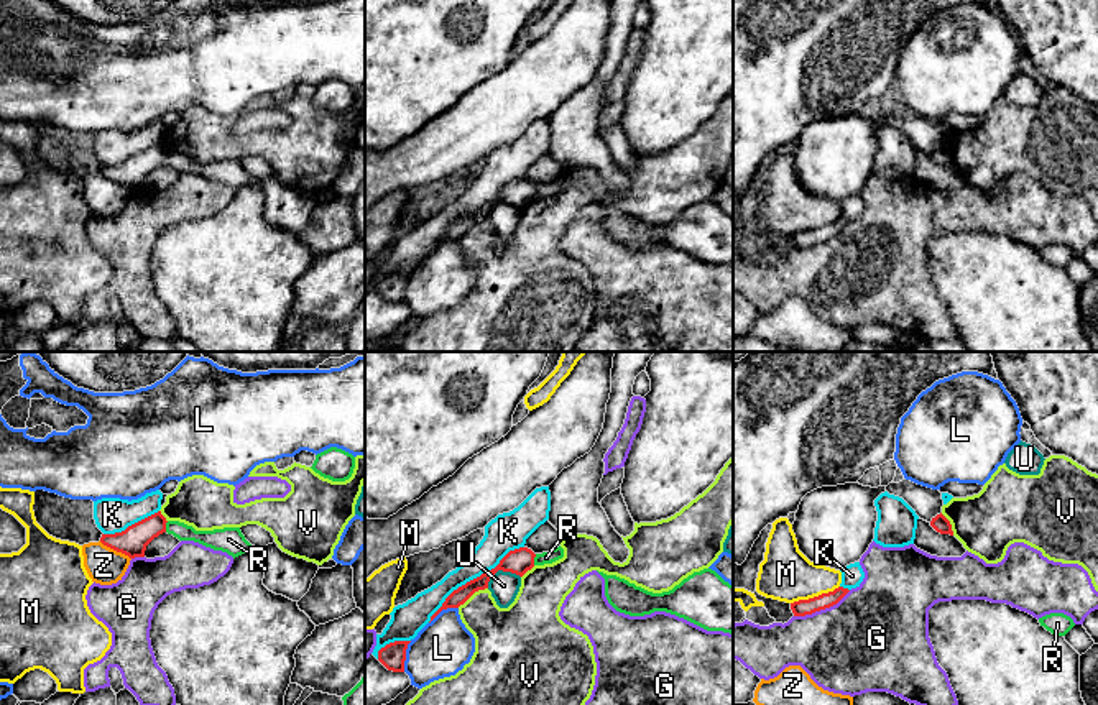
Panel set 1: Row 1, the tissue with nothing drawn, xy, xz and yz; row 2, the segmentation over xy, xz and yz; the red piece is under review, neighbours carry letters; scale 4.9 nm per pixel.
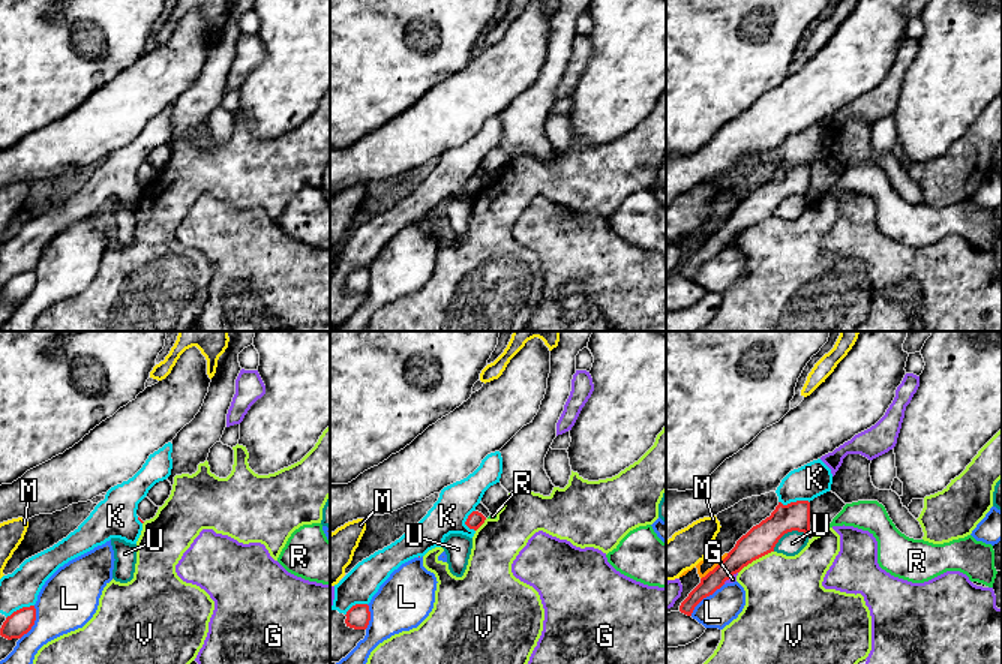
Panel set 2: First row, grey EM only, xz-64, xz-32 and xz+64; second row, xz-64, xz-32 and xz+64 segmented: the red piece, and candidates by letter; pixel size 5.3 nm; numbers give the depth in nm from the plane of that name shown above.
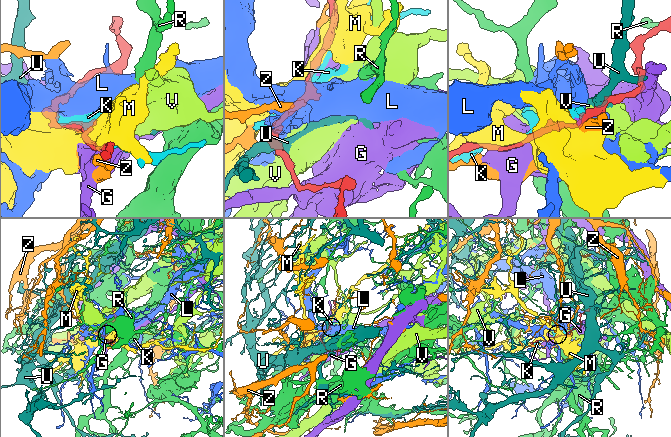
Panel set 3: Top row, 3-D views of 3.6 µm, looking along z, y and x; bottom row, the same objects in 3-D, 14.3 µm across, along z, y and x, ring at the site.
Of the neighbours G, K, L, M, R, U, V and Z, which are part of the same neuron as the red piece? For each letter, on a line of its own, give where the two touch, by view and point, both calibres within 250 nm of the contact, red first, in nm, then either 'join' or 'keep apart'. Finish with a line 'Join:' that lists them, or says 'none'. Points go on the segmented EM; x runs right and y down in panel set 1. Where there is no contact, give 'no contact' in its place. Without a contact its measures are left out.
G: meets red in yz at (822, 608); 80 nm thick on the red side, 460 nm on the other; keep apart
K: meets red in xz at (474, 579); 120 nm thick on the red side, 160 nm on the other; keep apart
L: meets red in xz at (405, 656); 120 nm thick on the red side, 280 nm on the other; keep apart
M: meets red in yz at (814, 597); 80 nm thick on the red side, 260 nm on the other; keep apart
R: meets red in xy at (165, 526); 140 nm thick on the red side, 90 nm on the other; join
U: meets red in xz at (500, 569); 120 nm thick on the red side, 140 nm on the other; keep apart
V: meets red in xz at (472, 594); 100 nm thick on the red side, 280 nm on the other; keep apart
Z: meets red in xy at (115, 549); 140 nm thick on the red side, 180 nm on the other; keep apart
Join: R

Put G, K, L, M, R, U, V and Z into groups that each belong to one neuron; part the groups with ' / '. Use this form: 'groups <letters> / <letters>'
groups G / K / L / M / R / U / V / Z

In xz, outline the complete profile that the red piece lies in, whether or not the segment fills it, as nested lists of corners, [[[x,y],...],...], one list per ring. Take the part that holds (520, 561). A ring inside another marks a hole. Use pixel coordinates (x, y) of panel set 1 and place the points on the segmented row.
[[[559,546],[549,552],[542,552],[542,554],[534,554],[531,549],[528,547],[519,547],[514,551],[510,551],[501,560],[500,564],[482,574],[480,577],[467,582],[465,585],[459,587],[457,590],[454,590],[445,601],[442,603],[442,606],[431,616],[431,621],[442,611],[447,608],[459,608],[460,605],[464,605],[475,592],[478,590],[485,590],[488,588],[488,582],[490,578],[498,572],[511,572],[516,574],[519,577],[523,577],[528,570],[531,570],[534,565],[544,565],[544,564],[552,564],[559,559],[564,557],[564,549]]]

